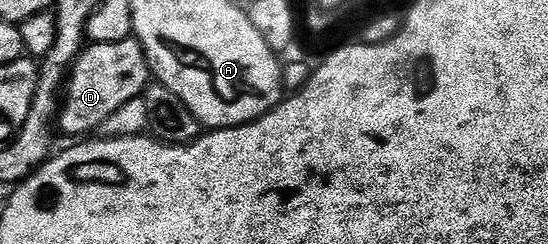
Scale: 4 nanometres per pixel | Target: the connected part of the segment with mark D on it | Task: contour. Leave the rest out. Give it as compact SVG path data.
M130 38L119 42L96 42L90 43L82 48L71 67L68 69L67 79L63 87L63 99L60 101L60 111L56 115L55 124L65 136L77 136L82 134L93 134L98 130L104 129L107 118L111 118L111 114L115 114L115 110L119 110L119 106L123 106L127 102L138 99L144 93L145 89L151 83L151 73L149 64L145 60L145 51L141 48L140 42L135 38Z

